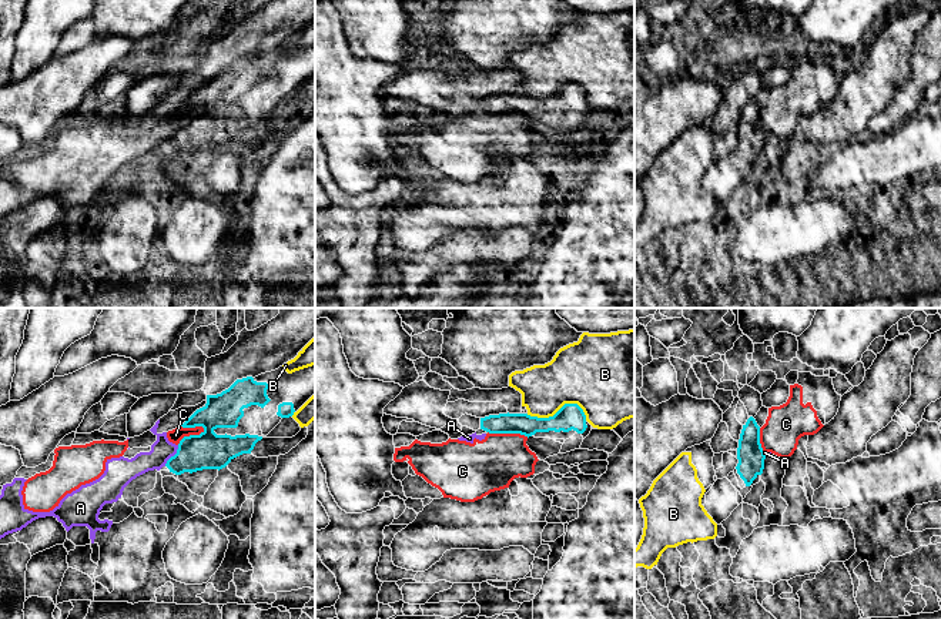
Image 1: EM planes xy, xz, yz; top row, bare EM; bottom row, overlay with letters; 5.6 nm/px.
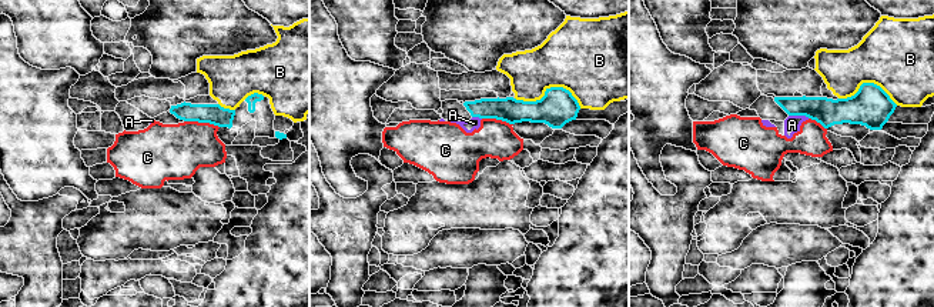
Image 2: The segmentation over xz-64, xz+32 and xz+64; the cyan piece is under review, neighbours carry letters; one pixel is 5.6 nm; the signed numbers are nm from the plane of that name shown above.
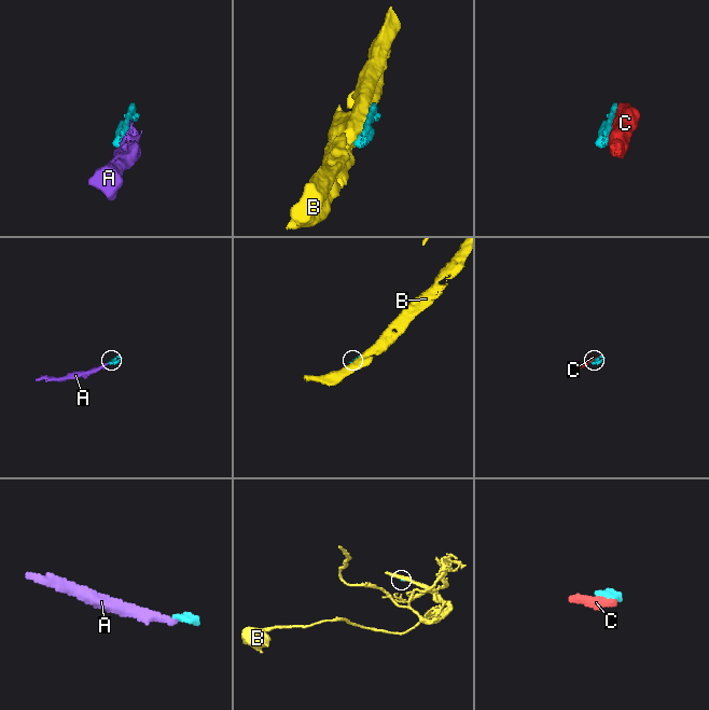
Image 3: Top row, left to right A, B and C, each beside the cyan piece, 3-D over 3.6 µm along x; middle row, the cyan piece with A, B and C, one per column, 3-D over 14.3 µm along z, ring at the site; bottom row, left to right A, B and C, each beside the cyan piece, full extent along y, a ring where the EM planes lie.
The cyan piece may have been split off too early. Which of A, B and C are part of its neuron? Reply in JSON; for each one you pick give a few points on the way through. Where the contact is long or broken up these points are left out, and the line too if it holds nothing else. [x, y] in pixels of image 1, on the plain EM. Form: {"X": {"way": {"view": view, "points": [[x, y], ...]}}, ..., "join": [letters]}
{"join": []}

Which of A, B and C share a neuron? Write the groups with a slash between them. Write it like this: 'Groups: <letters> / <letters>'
Groups: A C / B

